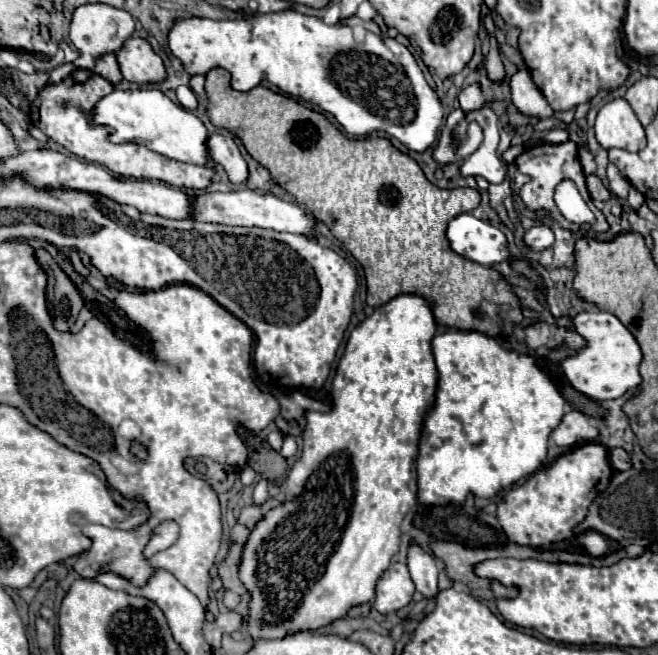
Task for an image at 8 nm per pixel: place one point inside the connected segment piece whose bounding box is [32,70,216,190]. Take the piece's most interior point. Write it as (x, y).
(59, 108)

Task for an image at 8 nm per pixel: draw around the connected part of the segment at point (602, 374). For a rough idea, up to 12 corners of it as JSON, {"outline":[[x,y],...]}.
{"outline":[[606,310],[574,326],[588,346],[560,368],[602,402],[642,382],[640,346]]}

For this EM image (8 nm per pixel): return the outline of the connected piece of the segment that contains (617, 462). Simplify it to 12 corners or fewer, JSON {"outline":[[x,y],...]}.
{"outline":[[622,448],[610,450],[610,462],[616,470],[632,466]]}

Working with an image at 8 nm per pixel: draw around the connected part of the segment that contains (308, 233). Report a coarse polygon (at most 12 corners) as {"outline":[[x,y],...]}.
{"outline":[[256,190],[196,196],[196,220],[314,238],[316,218]]}

